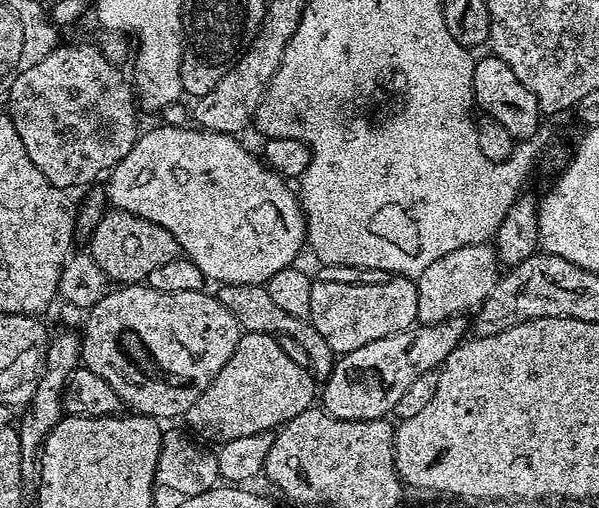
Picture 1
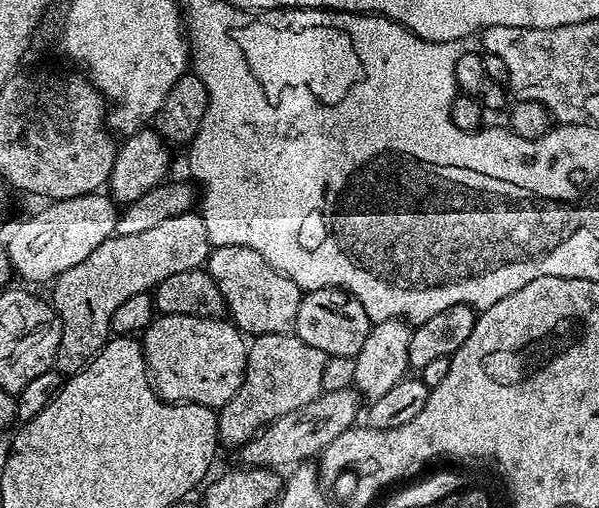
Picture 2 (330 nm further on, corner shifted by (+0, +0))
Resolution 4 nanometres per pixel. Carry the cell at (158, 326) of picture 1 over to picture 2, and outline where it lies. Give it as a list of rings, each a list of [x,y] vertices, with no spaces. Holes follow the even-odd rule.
[[[157,315],[144,329],[142,343],[152,387],[169,404],[197,404],[218,410],[242,386],[249,341],[231,319]]]

